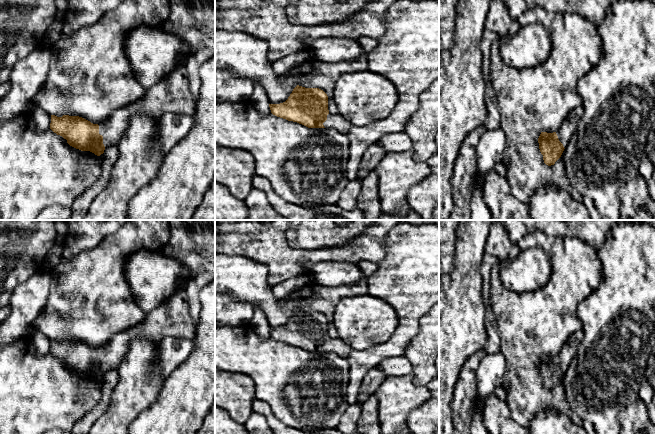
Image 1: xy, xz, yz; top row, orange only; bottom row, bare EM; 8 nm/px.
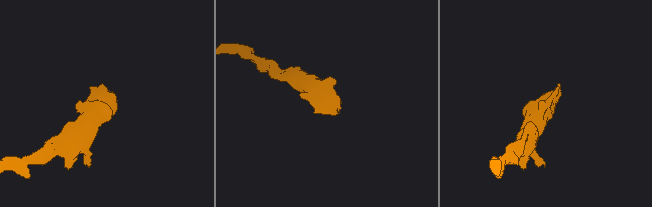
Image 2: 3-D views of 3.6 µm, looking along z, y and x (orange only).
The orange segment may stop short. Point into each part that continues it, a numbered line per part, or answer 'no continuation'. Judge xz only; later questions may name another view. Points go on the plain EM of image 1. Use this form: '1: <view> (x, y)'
1: xz (338, 346)

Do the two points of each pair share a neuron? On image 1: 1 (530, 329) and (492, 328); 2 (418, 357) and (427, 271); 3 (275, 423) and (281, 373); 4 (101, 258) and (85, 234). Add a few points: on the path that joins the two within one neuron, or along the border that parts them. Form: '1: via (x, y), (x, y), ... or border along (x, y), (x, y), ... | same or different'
1: border along (491, 306), (500, 335), (500, 351) | different
2: border along (428, 310), (420, 318), (419, 331), (413, 338) | different
3: border along (260, 400), (264, 401), (271, 411), (284, 423) | different
4: border along (113, 233), (72, 256) | different

